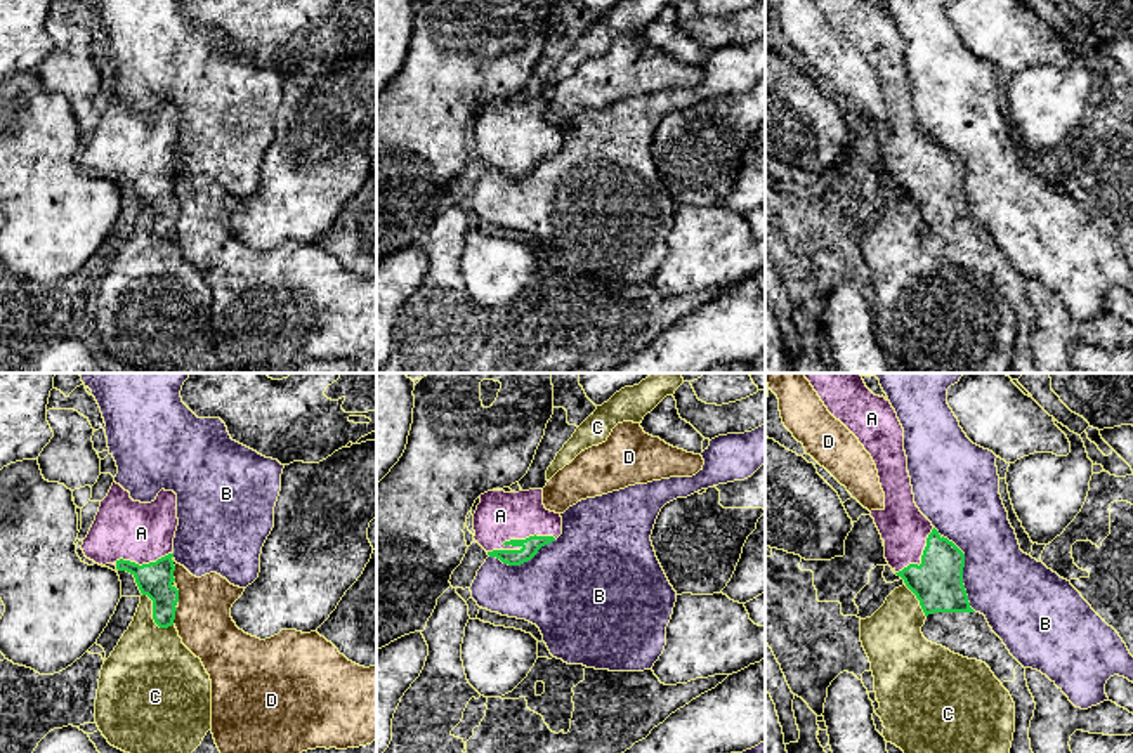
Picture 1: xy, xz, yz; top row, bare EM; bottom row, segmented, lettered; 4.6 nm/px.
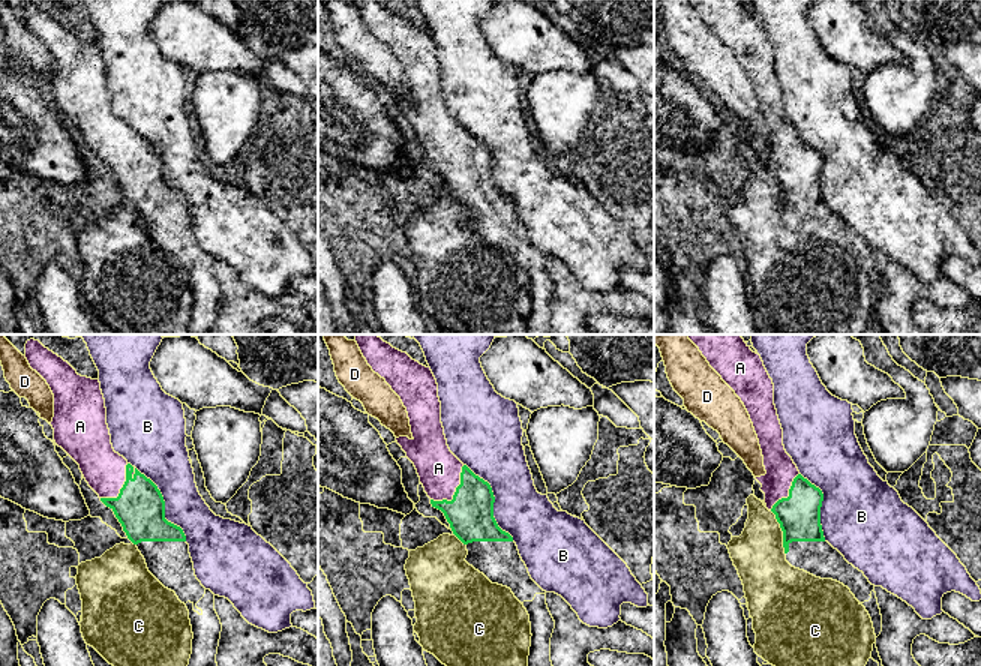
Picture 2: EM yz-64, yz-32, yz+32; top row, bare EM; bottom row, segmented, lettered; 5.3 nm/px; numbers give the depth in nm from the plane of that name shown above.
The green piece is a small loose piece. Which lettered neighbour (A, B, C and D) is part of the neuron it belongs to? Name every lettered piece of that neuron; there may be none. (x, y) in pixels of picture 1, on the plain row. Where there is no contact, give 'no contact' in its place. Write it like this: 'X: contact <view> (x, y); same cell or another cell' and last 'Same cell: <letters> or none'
A: contact xz (521, 151); same cell
B: contact yz (963, 177); another cell
C: contact xy (153, 226); another cell
D: contact xy (174, 228); another cell
Same cell: A

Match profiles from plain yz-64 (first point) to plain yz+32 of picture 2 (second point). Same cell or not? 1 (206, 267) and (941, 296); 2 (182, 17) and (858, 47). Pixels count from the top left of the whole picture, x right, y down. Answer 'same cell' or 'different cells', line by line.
1: different cells
2: same cell

